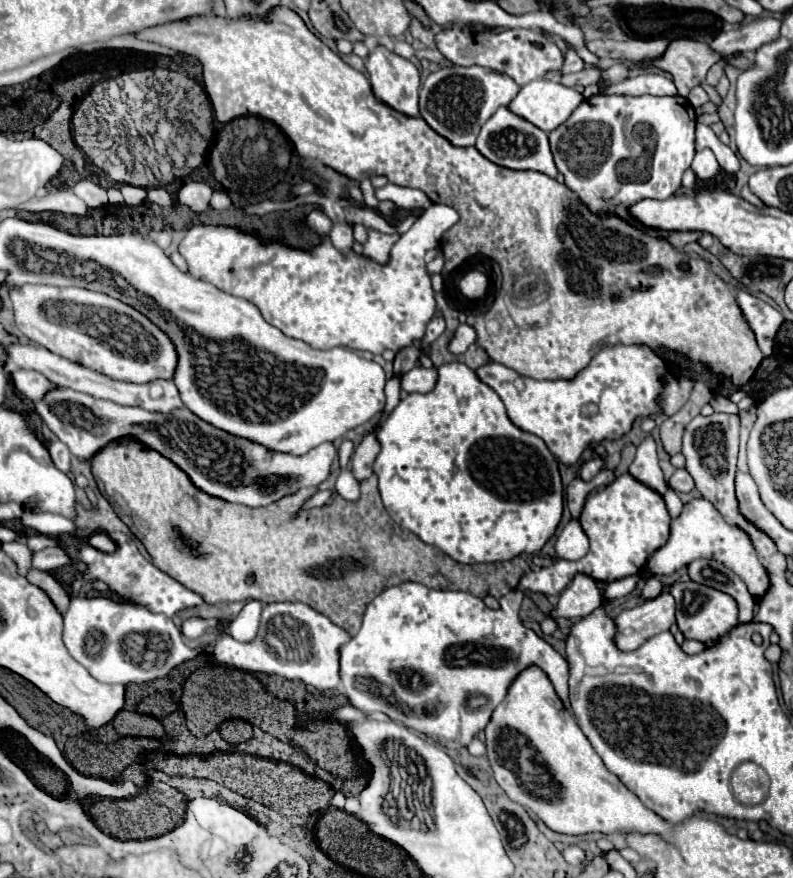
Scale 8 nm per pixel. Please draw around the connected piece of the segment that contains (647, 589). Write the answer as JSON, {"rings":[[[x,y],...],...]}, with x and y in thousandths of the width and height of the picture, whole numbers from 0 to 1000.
{"rings":[[[816,653],[813,658],[816,658],[816,663],[813,663],[811,670],[811,679],[813,679],[813,681],[826,681],[826,679],[831,679],[831,674],[834,674],[836,667],[834,667],[834,663],[831,663],[828,656]]]}

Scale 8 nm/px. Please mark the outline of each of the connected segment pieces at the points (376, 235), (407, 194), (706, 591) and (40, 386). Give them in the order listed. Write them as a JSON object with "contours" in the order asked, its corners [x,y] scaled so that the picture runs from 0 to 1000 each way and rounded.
{"contours":[[[[463,262],[463,276],[458,278],[458,289],[478,301],[485,301],[491,285],[493,285],[493,278],[498,278],[498,273],[501,273],[498,267]]],[[[488,210],[483,214],[473,216],[475,228],[493,228],[501,232],[501,237],[508,239],[536,239],[544,235],[544,228],[538,228],[538,223],[523,214],[508,214],[501,210]]],[[[861,663],[849,667],[849,677],[854,677],[854,711],[856,718],[864,722],[864,727],[874,729],[907,729],[907,724],[917,722],[922,715],[927,715],[929,708],[929,686],[924,679],[907,674],[902,670],[892,670],[887,665],[876,663]]],[[[21,421],[14,426],[14,433],[19,442],[42,458],[49,458],[64,442],[69,442],[54,426],[44,421]]]]}

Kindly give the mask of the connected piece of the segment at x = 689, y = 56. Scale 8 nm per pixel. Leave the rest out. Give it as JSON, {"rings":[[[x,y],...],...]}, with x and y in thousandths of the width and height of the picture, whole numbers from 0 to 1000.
{"rings":[[[849,46],[841,55],[841,64],[836,64],[826,75],[849,87],[856,109],[869,109],[869,105],[889,91],[894,77],[907,68],[917,68],[917,64],[899,59],[889,48]]]}

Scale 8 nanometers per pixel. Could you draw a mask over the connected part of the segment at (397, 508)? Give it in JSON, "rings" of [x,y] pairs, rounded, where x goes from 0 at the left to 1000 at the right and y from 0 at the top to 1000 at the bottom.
{"rings":[[[569,412],[569,415],[559,415],[551,421],[551,437],[544,446],[538,449],[516,449],[513,453],[508,453],[496,469],[485,476],[485,481],[480,481],[480,485],[473,492],[475,503],[480,506],[480,513],[470,526],[470,538],[475,540],[478,547],[478,560],[480,560],[480,569],[485,581],[491,583],[491,588],[511,604],[518,604],[521,608],[526,608],[536,620],[544,620],[549,624],[554,624],[556,629],[561,629],[564,633],[569,633],[571,638],[581,640],[581,642],[602,642],[602,640],[627,640],[627,638],[644,638],[654,631],[670,631],[670,629],[680,629],[685,624],[685,620],[697,610],[705,592],[707,592],[707,583],[710,583],[710,554],[707,554],[707,542],[705,542],[705,531],[702,531],[702,522],[692,515],[692,510],[687,508],[687,503],[675,497],[667,494],[657,487],[652,487],[639,469],[637,462],[632,458],[632,453],[627,451],[627,446],[622,442],[617,442],[612,435],[607,435],[599,426],[599,421],[594,421],[591,417],[581,415],[581,412]]]}

